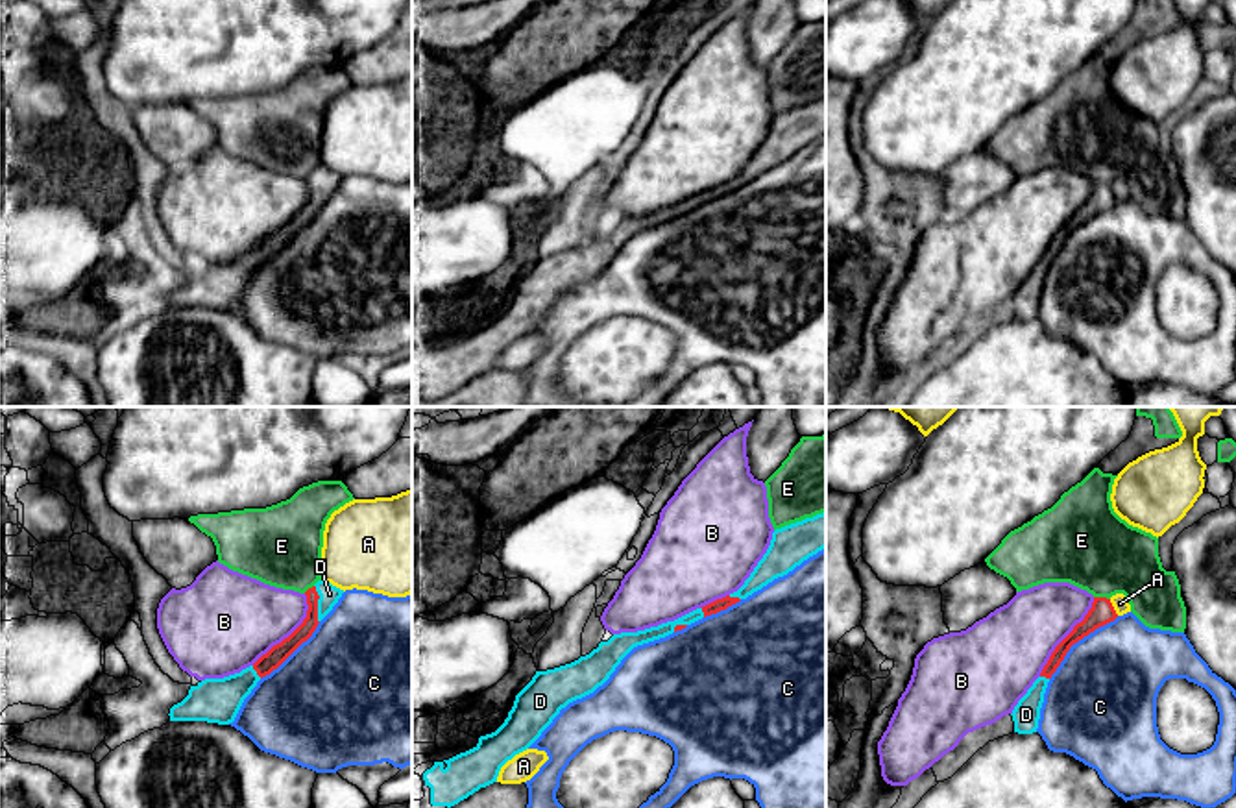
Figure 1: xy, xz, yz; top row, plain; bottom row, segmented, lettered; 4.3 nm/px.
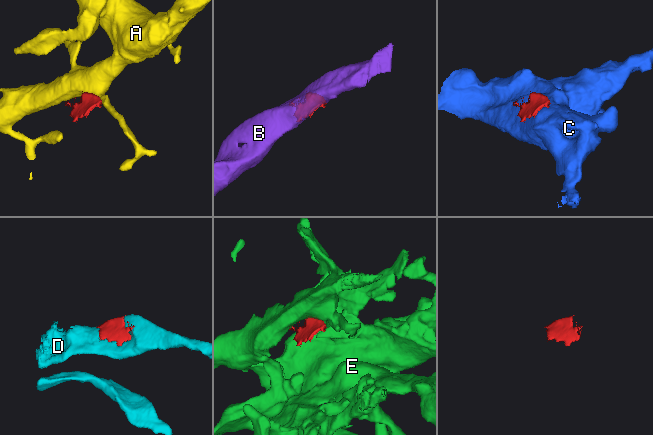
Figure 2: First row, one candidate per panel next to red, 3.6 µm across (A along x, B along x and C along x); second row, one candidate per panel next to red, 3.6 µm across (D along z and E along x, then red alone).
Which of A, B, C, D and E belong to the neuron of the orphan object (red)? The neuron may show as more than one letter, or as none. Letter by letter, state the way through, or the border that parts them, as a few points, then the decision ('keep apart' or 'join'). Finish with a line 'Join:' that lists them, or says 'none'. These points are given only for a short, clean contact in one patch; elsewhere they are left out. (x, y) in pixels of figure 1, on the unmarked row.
A: keep apart
B: keep apart
C: keep apart
D: join
E: keep apart
Join: D

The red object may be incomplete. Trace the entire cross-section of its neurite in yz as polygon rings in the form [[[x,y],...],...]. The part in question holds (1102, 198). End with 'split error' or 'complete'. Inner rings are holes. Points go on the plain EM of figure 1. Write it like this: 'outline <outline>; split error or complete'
outline [[[1094,183],[1092,194],[1081,209],[1055,233],[1048,250],[1044,251],[1040,263],[1033,268],[1027,279],[1018,287],[1012,296],[1014,318],[1033,320],[1038,314],[1040,294],[1044,288],[1044,279],[1051,261],[1057,257],[1066,239],[1073,229],[1094,218],[1096,214],[1114,207],[1118,203],[1110,185]]]; split error

